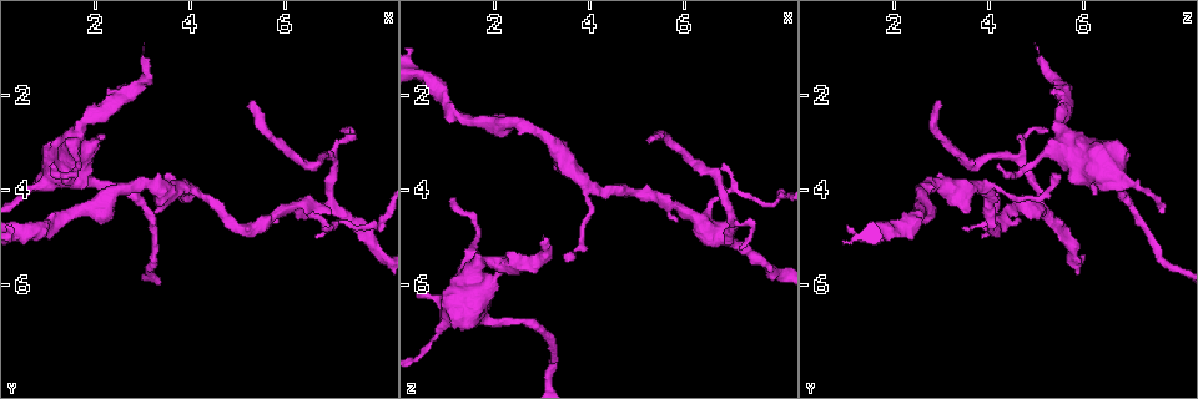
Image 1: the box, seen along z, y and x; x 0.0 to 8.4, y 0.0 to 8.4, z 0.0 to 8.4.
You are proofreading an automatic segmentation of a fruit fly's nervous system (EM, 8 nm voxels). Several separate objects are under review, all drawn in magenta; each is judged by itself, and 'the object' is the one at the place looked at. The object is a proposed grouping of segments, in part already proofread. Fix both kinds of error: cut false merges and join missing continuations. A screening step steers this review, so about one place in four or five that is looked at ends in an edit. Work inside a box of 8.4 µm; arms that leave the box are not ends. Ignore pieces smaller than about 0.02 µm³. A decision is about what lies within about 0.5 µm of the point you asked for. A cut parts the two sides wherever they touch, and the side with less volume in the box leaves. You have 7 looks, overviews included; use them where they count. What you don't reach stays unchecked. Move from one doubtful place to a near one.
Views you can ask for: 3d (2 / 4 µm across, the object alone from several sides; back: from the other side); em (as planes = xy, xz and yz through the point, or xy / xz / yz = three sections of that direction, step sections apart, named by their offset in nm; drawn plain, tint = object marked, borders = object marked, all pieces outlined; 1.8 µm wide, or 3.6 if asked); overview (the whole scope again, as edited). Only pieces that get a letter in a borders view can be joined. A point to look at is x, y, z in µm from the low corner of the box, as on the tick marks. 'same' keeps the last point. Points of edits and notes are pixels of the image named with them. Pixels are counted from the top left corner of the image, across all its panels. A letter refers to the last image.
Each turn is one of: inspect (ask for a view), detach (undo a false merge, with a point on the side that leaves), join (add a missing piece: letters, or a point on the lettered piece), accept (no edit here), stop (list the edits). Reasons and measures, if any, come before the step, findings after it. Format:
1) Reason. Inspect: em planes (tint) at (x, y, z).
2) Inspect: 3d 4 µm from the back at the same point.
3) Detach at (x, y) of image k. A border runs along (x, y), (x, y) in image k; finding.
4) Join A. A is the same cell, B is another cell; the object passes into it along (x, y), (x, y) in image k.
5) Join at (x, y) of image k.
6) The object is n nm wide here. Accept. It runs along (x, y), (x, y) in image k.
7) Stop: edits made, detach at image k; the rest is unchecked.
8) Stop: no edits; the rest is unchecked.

Thick turns thin. Inspect: em planes (tint) at (4.00, 4.00, 4.05).

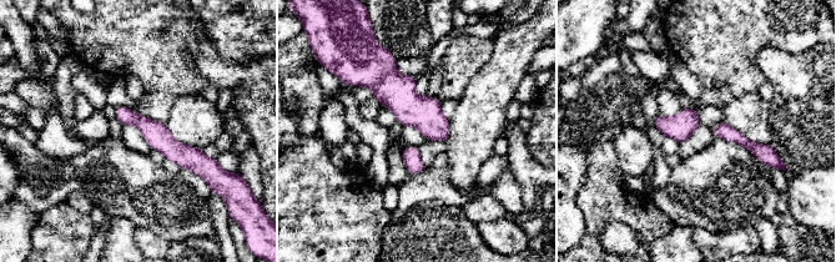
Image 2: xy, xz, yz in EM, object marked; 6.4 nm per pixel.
Inspect: em planes (borders) at the same point.

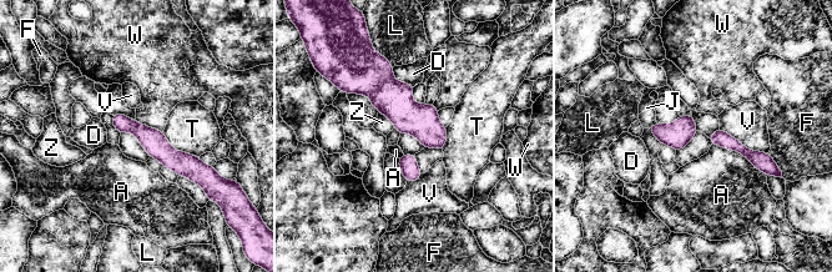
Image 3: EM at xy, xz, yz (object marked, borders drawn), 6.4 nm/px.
Accept. A, D, F, J, L, T, V, W and Z are other cells; a border runs along (135, 120), (162, 131) in image 3; continuous, no second neuron.

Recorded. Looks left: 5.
Two arms in line, one across. Inspect: 3d 4 µm at (6.90, 4.35, 5.05).

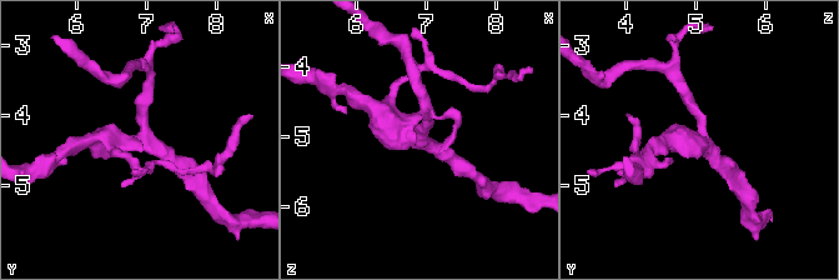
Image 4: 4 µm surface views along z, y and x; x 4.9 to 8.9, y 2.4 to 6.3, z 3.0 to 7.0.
Inspect: em planes (borders) at (6.95, 4.35, 5.05).

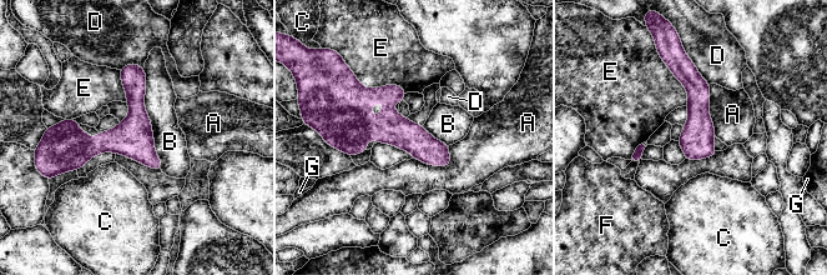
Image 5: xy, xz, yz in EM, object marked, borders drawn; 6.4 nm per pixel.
Accept. A, B, C, D, E, F and G are other cells; it runs along (339, 130), (398, 130), (447, 161) in image 5; continuous, no second neuron.

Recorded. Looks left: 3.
An open end. Inspect: 3d 2 µm from the back at (5.30, 2.15, 2.95).

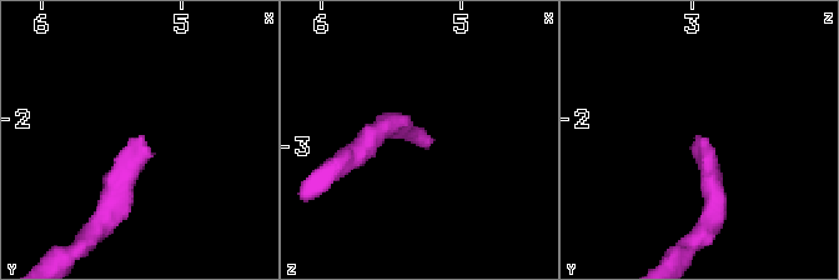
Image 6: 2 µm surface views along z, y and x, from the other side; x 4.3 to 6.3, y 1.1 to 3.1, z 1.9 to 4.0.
Inspect: em xy step 4 (tint) at (5.26, 2.14, 2.96).

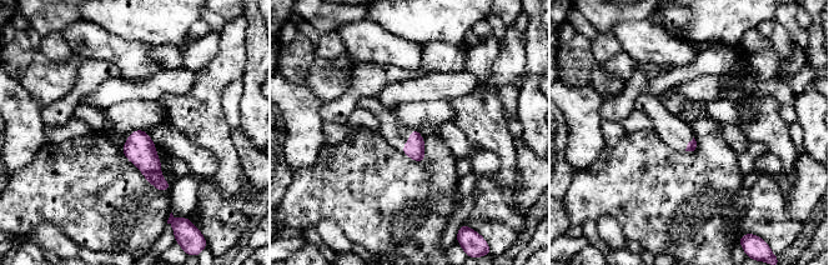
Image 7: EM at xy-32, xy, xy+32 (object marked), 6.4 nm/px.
Inspect: em planes (borders) at the same point.

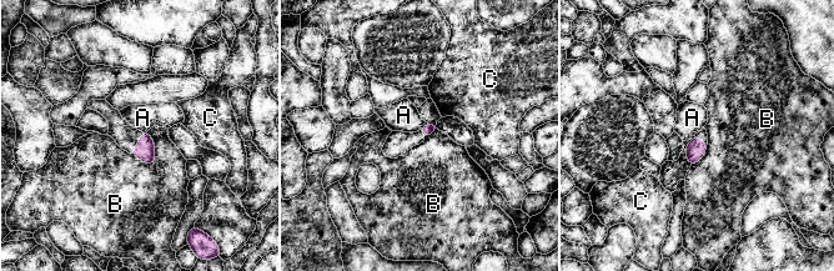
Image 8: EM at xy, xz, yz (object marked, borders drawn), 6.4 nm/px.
Accept. A, B and C are other cells; a border runs along (694, 136), (686, 149), (689, 165) in image 8; none of them fits.

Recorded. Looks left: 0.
Stop: no edits; the rest is unchecked.

